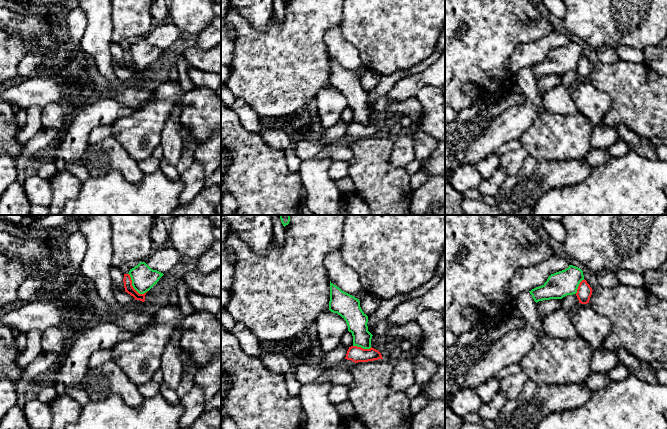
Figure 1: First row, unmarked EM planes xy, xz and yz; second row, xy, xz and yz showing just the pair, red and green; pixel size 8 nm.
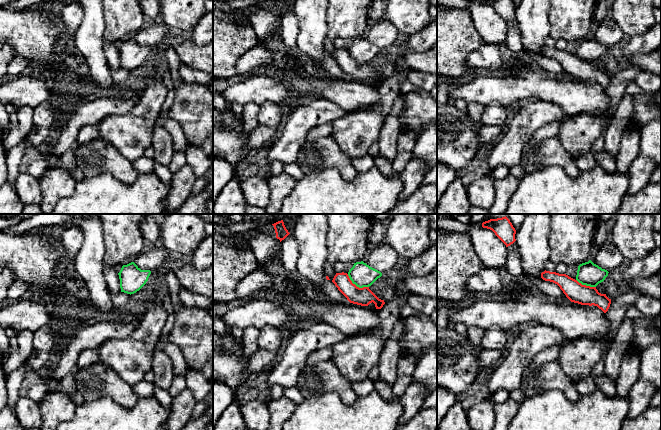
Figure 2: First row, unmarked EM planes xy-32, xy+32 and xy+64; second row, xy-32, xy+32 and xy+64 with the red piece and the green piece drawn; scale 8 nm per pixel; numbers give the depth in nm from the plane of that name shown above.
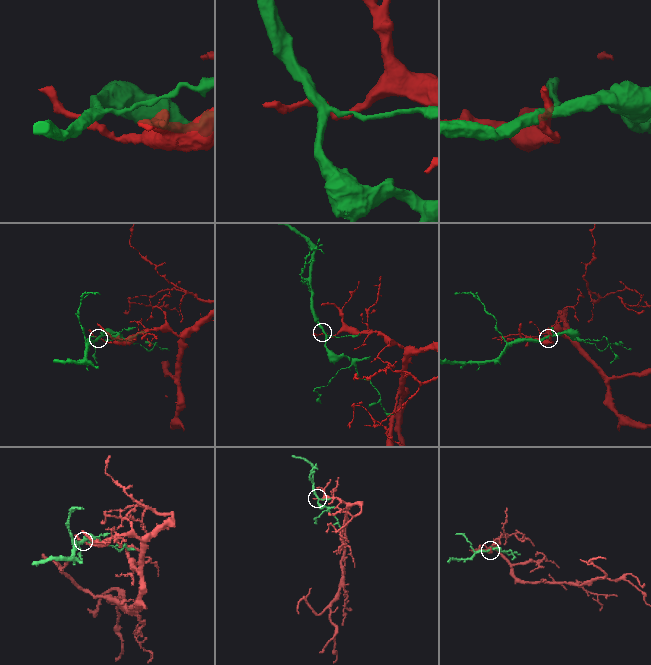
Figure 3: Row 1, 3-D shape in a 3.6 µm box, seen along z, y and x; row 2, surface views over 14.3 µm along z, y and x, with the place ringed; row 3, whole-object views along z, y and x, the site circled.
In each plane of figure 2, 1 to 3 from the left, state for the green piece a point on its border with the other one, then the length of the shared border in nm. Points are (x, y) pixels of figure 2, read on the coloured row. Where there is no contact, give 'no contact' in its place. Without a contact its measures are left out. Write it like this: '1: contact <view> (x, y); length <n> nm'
1: no contact
2: contact xy+32 (355, 285); length 200 nm
3: contact xy+64 (585, 285); length 170 nm

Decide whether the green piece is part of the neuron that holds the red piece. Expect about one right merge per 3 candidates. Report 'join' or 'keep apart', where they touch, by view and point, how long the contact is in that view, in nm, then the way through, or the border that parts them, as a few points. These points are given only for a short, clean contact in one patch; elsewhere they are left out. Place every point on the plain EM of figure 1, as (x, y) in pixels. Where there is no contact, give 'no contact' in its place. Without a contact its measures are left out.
keep apart; contact xy (132, 62); length 220 nm; border xy (128, 49), (131, 61), (139, 69), (145, 69)

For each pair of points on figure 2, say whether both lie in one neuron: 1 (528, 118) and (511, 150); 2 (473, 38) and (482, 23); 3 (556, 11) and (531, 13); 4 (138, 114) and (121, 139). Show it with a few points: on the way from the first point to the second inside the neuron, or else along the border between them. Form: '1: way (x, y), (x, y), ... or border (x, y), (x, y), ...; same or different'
1: way (521, 126), (513, 142); same
2: border (468, 10), (472, 23), (484, 42); different
3: border (548, 10), (550, 35); different
4: way (138, 120), (127, 133); same

